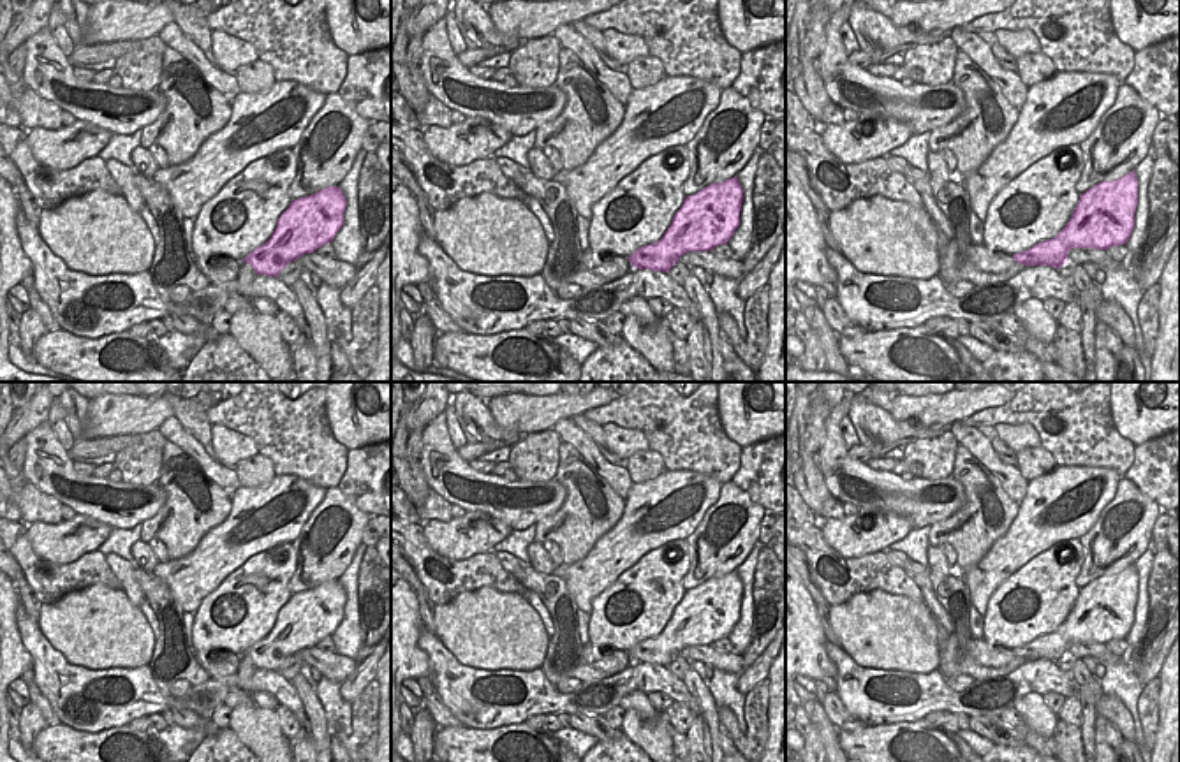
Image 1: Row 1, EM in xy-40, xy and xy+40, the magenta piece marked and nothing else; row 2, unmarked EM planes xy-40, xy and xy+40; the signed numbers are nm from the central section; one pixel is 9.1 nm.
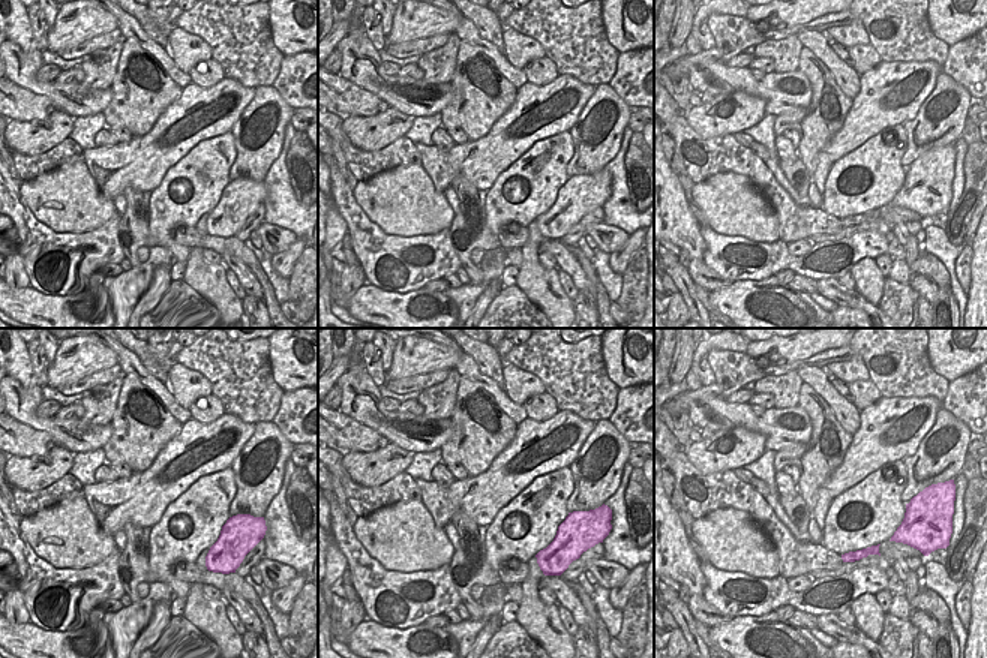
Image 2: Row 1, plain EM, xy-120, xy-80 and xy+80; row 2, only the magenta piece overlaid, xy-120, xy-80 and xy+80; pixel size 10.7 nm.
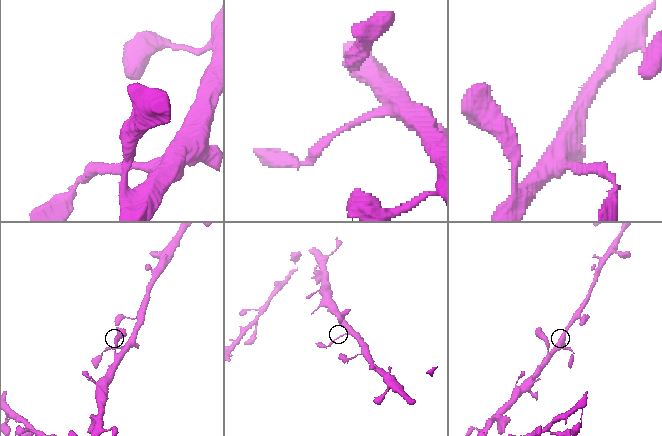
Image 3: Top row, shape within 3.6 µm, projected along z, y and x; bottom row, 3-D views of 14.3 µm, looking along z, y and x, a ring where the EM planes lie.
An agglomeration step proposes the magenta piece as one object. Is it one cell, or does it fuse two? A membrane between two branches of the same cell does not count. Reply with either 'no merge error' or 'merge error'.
no merge error

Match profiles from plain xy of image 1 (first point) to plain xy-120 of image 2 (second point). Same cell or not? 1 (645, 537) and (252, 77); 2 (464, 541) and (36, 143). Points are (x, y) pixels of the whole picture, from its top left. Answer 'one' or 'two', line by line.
1: two
2: one

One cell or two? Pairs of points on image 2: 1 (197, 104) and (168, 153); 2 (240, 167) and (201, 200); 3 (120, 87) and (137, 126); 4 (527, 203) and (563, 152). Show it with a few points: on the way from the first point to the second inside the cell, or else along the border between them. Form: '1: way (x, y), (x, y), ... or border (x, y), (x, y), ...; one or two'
1: way (188, 114), (188, 120), (168, 141); one
2: border (234, 141), (236, 159), (230, 168), (228, 180); two
3: way (126, 96), (137, 107), (137, 117); one
4: way (533, 189), (534, 179), (549, 164); one

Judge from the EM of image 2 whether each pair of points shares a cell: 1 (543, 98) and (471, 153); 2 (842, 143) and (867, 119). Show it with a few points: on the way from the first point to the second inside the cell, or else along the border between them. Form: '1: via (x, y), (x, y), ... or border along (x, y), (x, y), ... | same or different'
1: via (525, 107), (489, 144) | same
2: via (848, 138), (861, 125) | same

